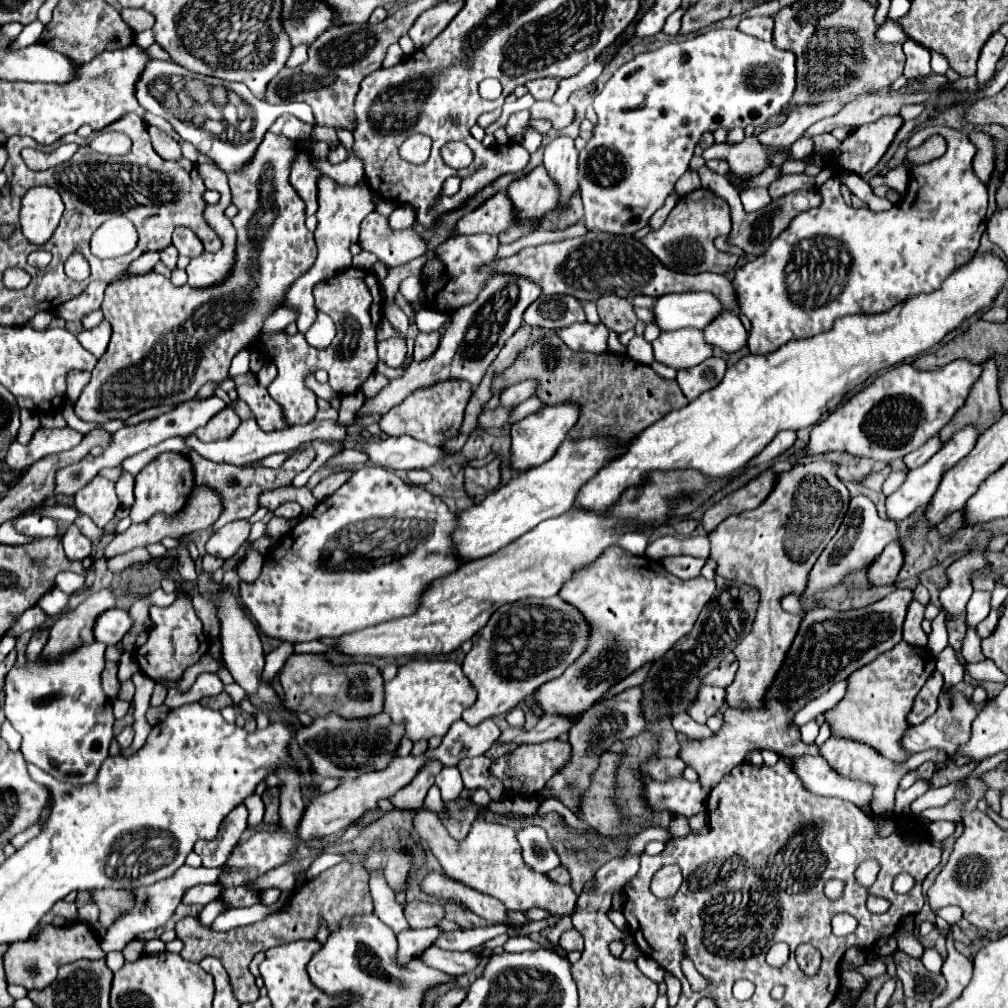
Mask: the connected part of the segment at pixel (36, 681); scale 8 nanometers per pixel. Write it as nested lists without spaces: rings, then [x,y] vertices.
[[[92,642],[80,646],[78,650],[66,654],[58,662],[26,662],[22,668],[12,668],[6,674],[6,704],[4,714],[12,726],[22,734],[22,754],[26,760],[48,772],[60,782],[70,784],[88,784],[96,778],[100,764],[108,756],[114,724],[112,700],[100,688],[100,672],[104,670],[104,650],[106,644]]]

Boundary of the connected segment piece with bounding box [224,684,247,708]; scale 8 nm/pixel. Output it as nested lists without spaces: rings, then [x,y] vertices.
[[[238,684],[225,685],[224,691],[226,691],[233,700],[233,704],[239,708],[241,701],[245,699],[246,692]]]

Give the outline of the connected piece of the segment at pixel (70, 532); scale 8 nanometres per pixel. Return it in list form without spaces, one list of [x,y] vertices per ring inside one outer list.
[[[76,524],[68,526],[66,534],[62,536],[62,544],[64,552],[72,560],[84,560],[86,556],[90,556],[90,540],[76,528]]]

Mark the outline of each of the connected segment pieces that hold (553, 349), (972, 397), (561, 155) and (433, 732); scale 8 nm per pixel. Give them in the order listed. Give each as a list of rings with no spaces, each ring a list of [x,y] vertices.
[[[548,334],[540,342],[530,342],[514,360],[510,368],[492,378],[492,394],[500,394],[522,380],[536,380],[536,396],[544,406],[574,402],[580,410],[580,418],[568,432],[572,440],[610,436],[616,442],[634,440],[646,426],[660,420],[668,412],[688,404],[676,380],[666,380],[658,376],[650,366],[632,360],[626,354],[590,354],[570,350],[556,338]]]
[[[988,358],[980,366],[984,366],[984,374],[980,374],[976,386],[972,386],[972,394],[968,394],[968,402],[964,402],[964,406],[956,412],[956,418],[952,418],[952,422],[948,422],[944,430],[940,430],[942,442],[946,442],[956,430],[964,428],[966,424],[972,424],[980,432],[984,432],[1002,416],[996,360]]]
[[[562,134],[554,138],[544,148],[544,166],[550,176],[560,186],[560,204],[570,198],[572,190],[578,186],[576,172],[578,172],[578,150],[574,146],[574,138]]]
[[[412,660],[406,666],[402,666],[396,674],[394,680],[386,682],[386,692],[384,692],[384,712],[392,718],[394,724],[404,726],[404,736],[410,738],[412,742],[418,740],[428,740],[432,736],[444,736],[448,728],[462,718],[462,712],[468,710],[476,700],[476,692],[470,686],[468,678],[464,676],[460,664],[454,660],[442,662],[442,660]]]

